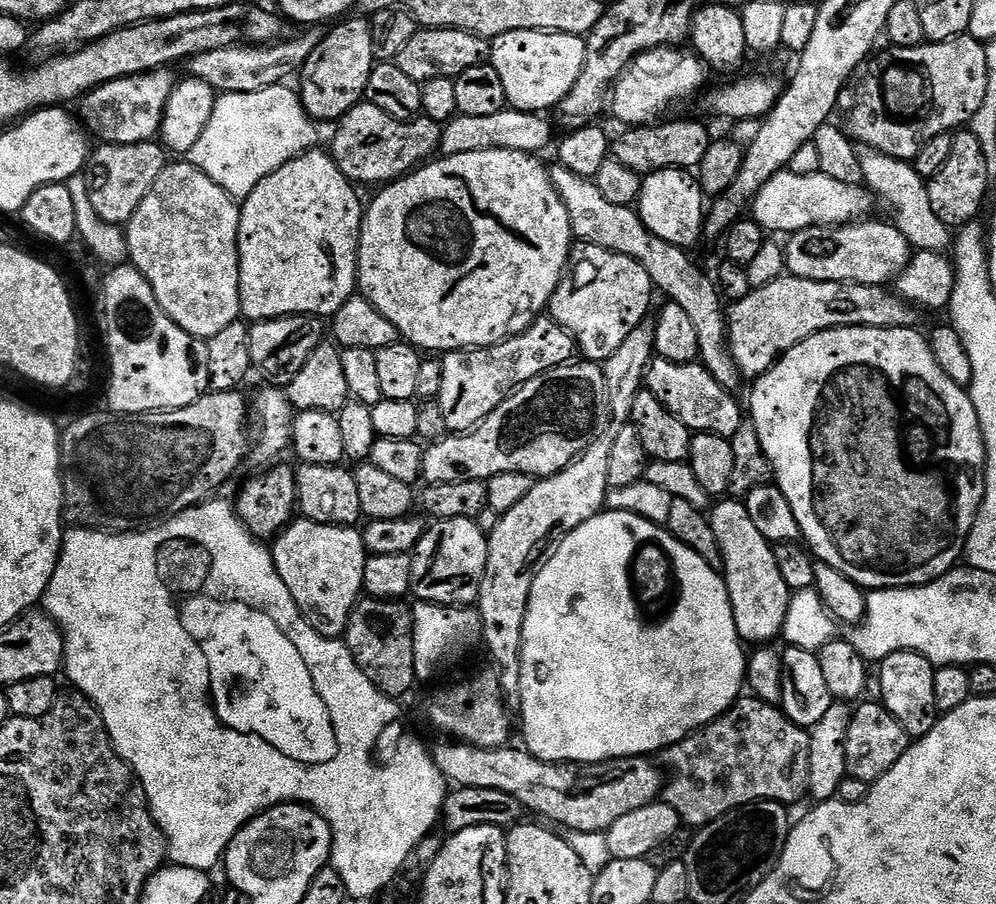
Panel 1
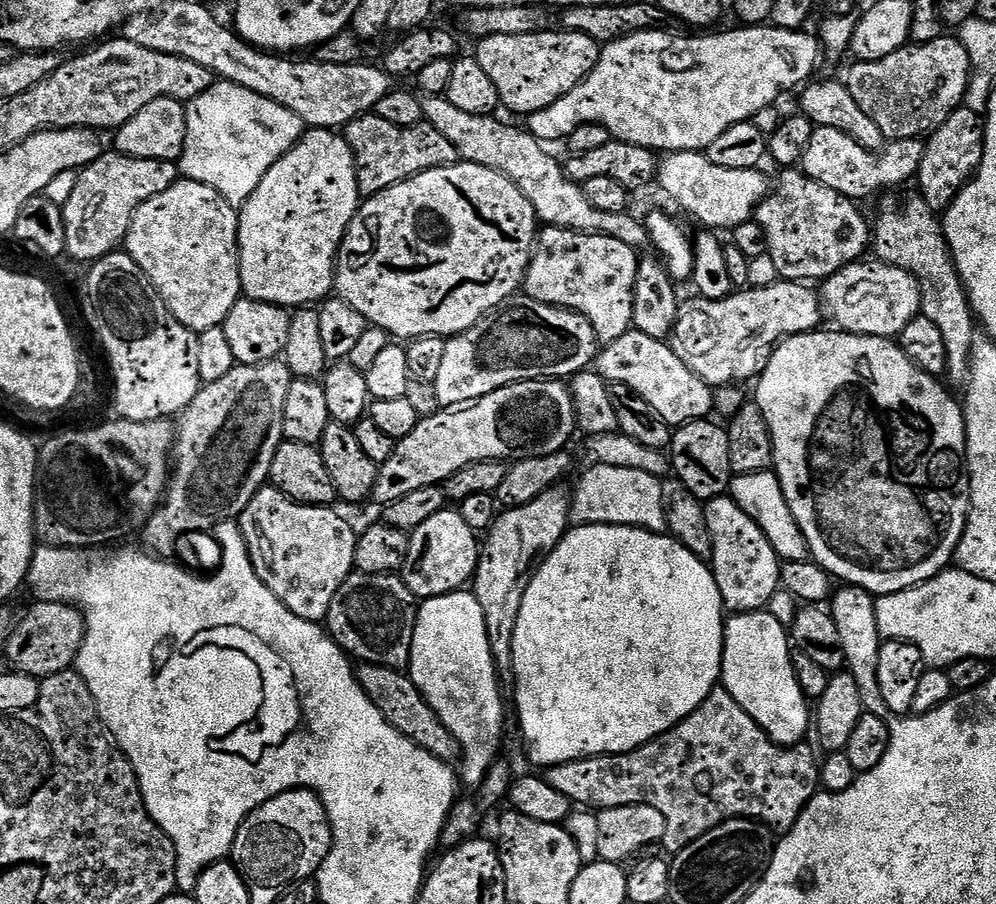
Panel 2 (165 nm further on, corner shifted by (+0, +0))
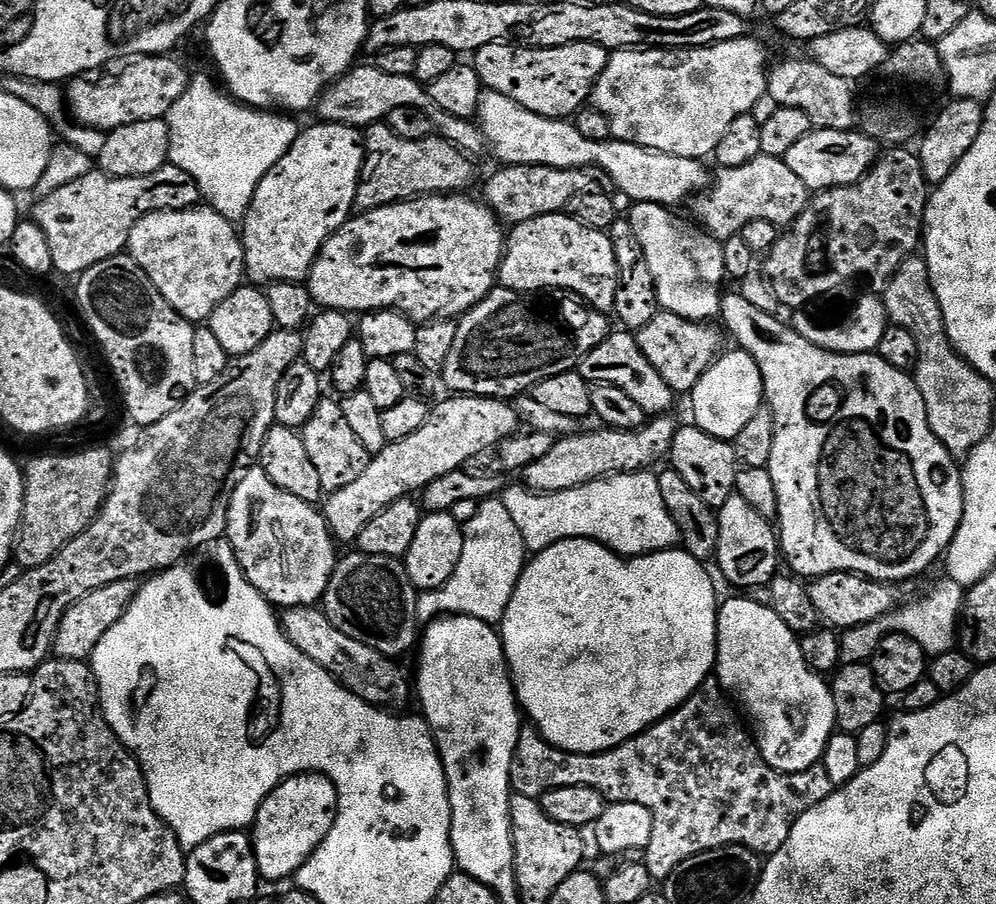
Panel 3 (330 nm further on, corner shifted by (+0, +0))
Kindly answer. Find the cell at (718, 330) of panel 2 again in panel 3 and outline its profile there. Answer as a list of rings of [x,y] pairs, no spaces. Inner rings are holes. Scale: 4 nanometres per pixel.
[[[663,310],[654,318],[650,318],[650,322],[646,322],[646,326],[635,333],[635,337],[642,354],[650,358],[650,366],[654,366],[654,370],[658,370],[662,378],[666,378],[666,386],[670,386],[676,394],[691,393],[705,370],[722,352],[720,336],[712,326]]]

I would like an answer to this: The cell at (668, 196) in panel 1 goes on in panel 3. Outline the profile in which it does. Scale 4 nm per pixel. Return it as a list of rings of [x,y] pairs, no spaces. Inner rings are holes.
[[[725,291],[720,297],[720,314],[719,319],[724,320],[724,324],[728,327],[728,332],[737,340],[739,347],[743,351],[748,352],[754,358],[754,362],[758,362],[758,370],[762,374],[762,382],[764,383],[764,399],[766,406],[774,414],[774,451],[770,454],[770,462],[767,469],[770,478],[774,482],[774,494],[778,494],[778,510],[775,519],[780,520],[778,523],[778,543],[783,559],[789,564],[791,571],[800,578],[815,578],[825,576],[831,572],[857,572],[860,576],[869,576],[871,580],[887,580],[889,582],[908,582],[913,578],[911,576],[920,576],[932,563],[939,561],[941,557],[947,553],[948,548],[952,545],[954,534],[958,530],[958,526],[962,522],[962,510],[964,509],[964,477],[962,475],[961,465],[958,463],[957,457],[948,452],[942,442],[938,442],[938,438],[934,438],[934,430],[930,430],[930,418],[926,418],[926,402],[922,398],[922,394],[918,390],[915,379],[909,373],[898,370],[894,366],[890,366],[890,362],[886,362],[878,354],[867,352],[866,354],[842,354],[841,352],[831,352],[830,350],[822,350],[818,346],[814,346],[814,342],[810,342],[806,338],[802,338],[802,334],[796,332],[795,327],[783,324],[777,317],[770,312],[758,310],[758,306],[750,306],[750,302],[746,302],[746,298],[741,296],[739,291]]]

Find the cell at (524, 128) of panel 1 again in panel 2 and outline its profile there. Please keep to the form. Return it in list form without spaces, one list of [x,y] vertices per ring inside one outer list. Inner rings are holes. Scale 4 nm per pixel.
[[[736,26],[733,32],[715,32],[692,34],[692,37],[671,32],[630,32],[611,40],[601,47],[592,73],[578,82],[570,94],[562,94],[558,102],[542,110],[527,113],[528,133],[541,142],[564,142],[578,126],[597,124],[606,126],[613,140],[630,142],[657,154],[704,152],[730,126],[756,118],[783,92],[807,85],[822,57],[819,39],[808,30],[791,32],[771,26]]]

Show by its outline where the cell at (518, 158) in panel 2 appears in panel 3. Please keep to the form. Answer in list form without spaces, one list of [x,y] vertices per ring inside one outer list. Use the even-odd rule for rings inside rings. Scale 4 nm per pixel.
[[[353,66],[340,79],[329,84],[326,91],[314,105],[319,119],[326,124],[349,124],[351,128],[363,130],[370,124],[387,121],[390,110],[398,110],[398,106],[410,106],[426,113],[432,120],[433,129],[444,139],[458,145],[469,157],[477,158],[486,152],[484,131],[475,119],[463,120],[454,118],[454,114],[446,114],[428,96],[428,90],[415,76],[402,74],[386,74],[386,70],[378,70],[375,66],[360,68]]]

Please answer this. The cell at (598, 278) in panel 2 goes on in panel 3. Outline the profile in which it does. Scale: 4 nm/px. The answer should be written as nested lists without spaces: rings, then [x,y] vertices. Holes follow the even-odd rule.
[[[555,212],[554,214],[546,214],[534,218],[530,222],[522,222],[515,225],[507,233],[506,243],[504,246],[504,257],[500,260],[500,270],[498,273],[498,284],[501,288],[509,288],[515,292],[527,292],[529,294],[539,294],[545,290],[559,290],[561,292],[571,292],[575,294],[584,303],[589,304],[591,308],[596,308],[600,312],[608,314],[616,307],[616,295],[618,294],[618,258],[614,258],[614,246],[612,240],[609,238],[607,232],[599,232],[590,226],[582,226],[582,222],[574,222],[574,218],[570,218],[567,214]]]

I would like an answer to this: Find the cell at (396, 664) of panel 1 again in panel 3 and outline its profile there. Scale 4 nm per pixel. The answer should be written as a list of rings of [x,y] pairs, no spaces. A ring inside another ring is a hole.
[[[353,551],[353,556],[348,556],[339,561],[330,578],[328,588],[324,592],[322,611],[328,621],[342,634],[370,646],[375,652],[389,658],[397,658],[408,647],[415,645],[418,640],[418,621],[416,618],[416,601],[418,590],[410,582],[408,572],[404,568],[403,559],[395,560],[385,556],[375,556],[365,552]]]

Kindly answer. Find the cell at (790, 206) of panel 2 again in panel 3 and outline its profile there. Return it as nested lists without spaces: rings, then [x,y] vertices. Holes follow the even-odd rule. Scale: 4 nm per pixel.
[[[758,155],[746,162],[746,166],[720,168],[717,173],[708,187],[691,201],[691,215],[699,227],[718,241],[739,236],[742,226],[755,220],[791,226],[809,207],[810,189],[782,158]]]

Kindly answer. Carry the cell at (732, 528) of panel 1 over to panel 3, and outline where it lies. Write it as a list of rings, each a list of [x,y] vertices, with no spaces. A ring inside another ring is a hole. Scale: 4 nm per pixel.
[[[733,495],[718,510],[718,546],[715,563],[720,564],[720,572],[736,587],[736,590],[747,590],[754,586],[769,585],[772,577],[777,575],[779,564],[782,564],[782,553],[778,543],[778,532],[770,525],[769,517],[758,514],[746,498]]]

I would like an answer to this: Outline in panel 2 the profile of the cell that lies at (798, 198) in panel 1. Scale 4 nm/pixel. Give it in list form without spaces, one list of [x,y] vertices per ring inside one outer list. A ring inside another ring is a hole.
[[[673,152],[665,155],[658,170],[658,185],[681,208],[689,212],[694,219],[708,230],[731,230],[742,222],[753,219],[756,209],[767,198],[770,191],[770,180],[763,176],[763,171],[751,168],[750,170],[726,170],[726,166],[714,166],[704,152]]]

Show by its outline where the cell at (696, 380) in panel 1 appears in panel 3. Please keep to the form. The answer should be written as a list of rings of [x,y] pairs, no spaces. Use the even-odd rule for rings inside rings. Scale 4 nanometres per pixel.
[[[628,330],[609,331],[608,336],[586,358],[582,358],[578,365],[578,370],[587,384],[605,384],[606,386],[618,386],[618,390],[623,390],[625,394],[630,394],[638,406],[642,406],[645,417],[662,416],[671,413],[672,399],[674,393],[670,386],[666,386],[666,378],[650,366],[650,358],[642,354],[638,346],[635,335]]]

